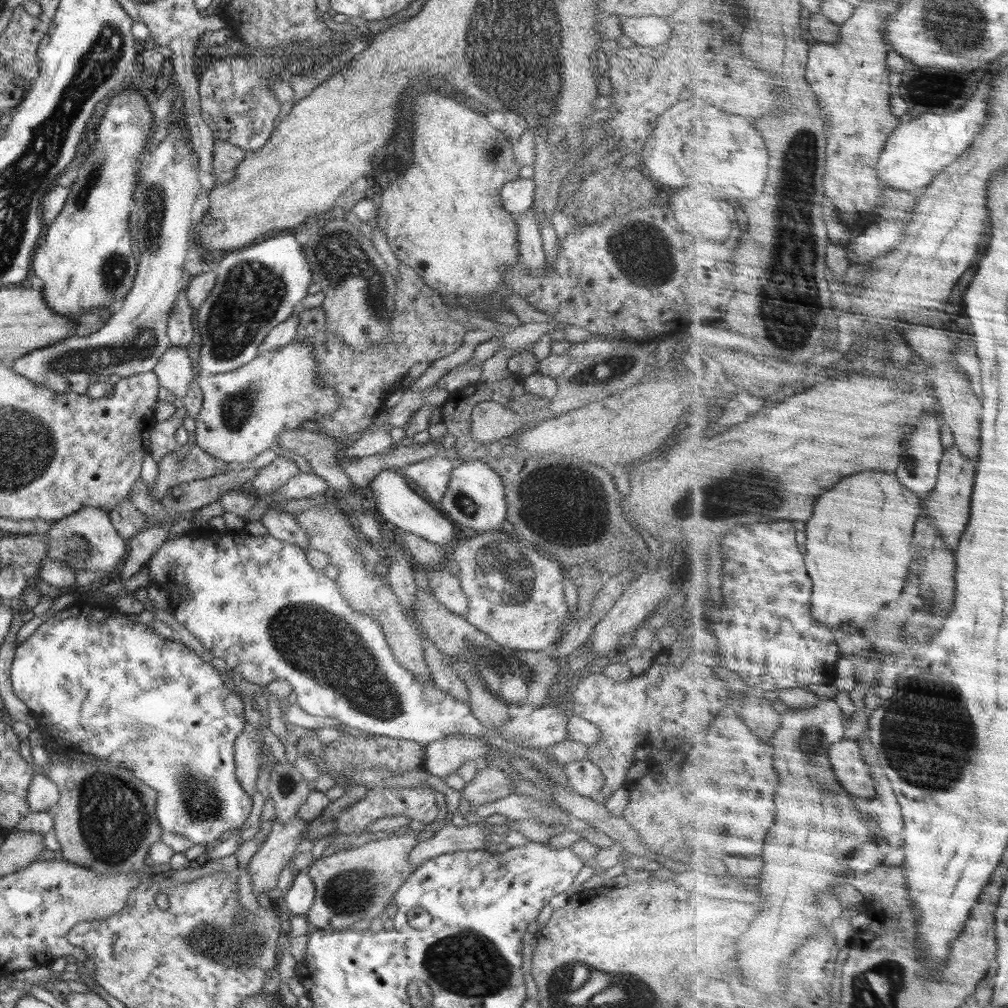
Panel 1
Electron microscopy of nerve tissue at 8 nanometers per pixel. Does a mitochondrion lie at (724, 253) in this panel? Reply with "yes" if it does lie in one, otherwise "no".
no

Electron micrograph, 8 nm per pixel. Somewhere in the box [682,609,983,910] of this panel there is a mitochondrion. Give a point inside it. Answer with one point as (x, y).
(950, 746)

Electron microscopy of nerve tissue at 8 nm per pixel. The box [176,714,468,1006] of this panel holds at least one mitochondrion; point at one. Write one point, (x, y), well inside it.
(239, 949)

